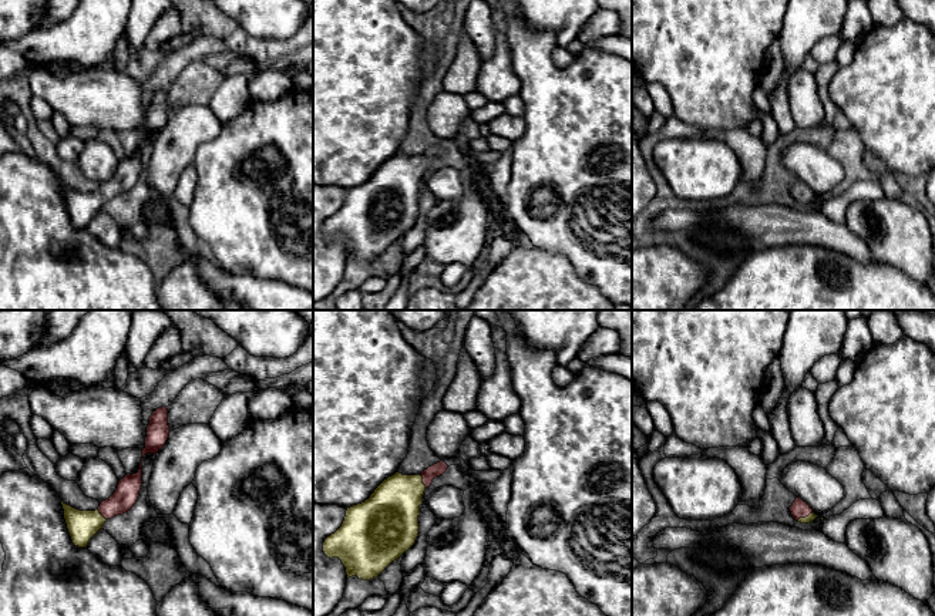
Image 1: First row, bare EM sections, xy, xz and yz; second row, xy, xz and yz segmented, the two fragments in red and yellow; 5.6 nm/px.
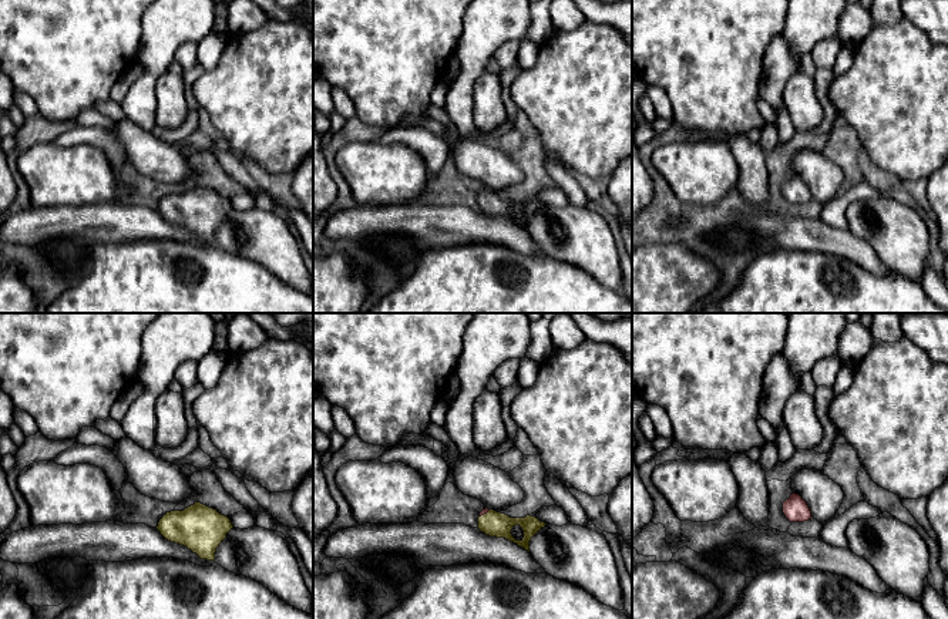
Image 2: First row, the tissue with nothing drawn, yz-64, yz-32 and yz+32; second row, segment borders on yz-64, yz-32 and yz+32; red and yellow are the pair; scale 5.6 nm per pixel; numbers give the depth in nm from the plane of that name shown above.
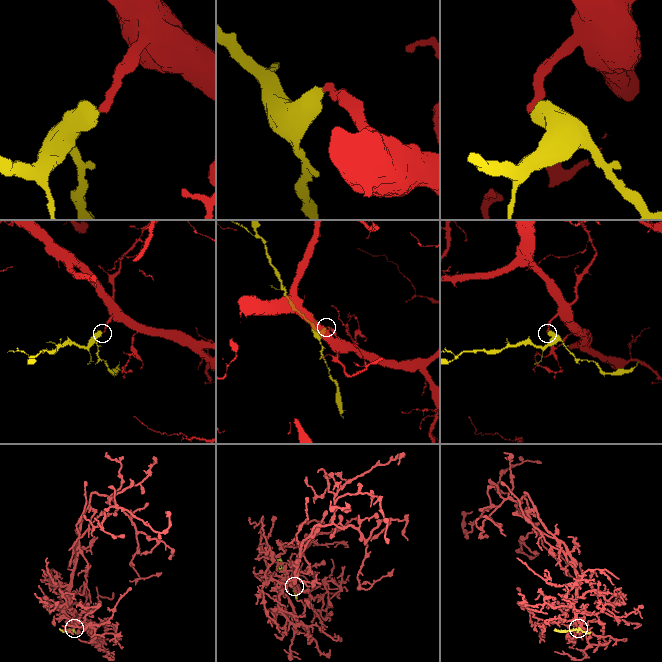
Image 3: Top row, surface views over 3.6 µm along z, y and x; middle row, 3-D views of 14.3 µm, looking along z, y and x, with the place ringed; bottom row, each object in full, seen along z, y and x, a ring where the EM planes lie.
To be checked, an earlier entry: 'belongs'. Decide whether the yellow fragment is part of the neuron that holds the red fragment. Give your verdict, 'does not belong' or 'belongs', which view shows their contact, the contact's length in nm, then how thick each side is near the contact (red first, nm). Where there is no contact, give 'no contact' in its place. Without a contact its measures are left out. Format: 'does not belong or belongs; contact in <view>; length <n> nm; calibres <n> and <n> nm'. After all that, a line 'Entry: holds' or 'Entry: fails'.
belongs; contact in xz; length 80 nm; calibres 70 and 300 nm
Entry: holds

